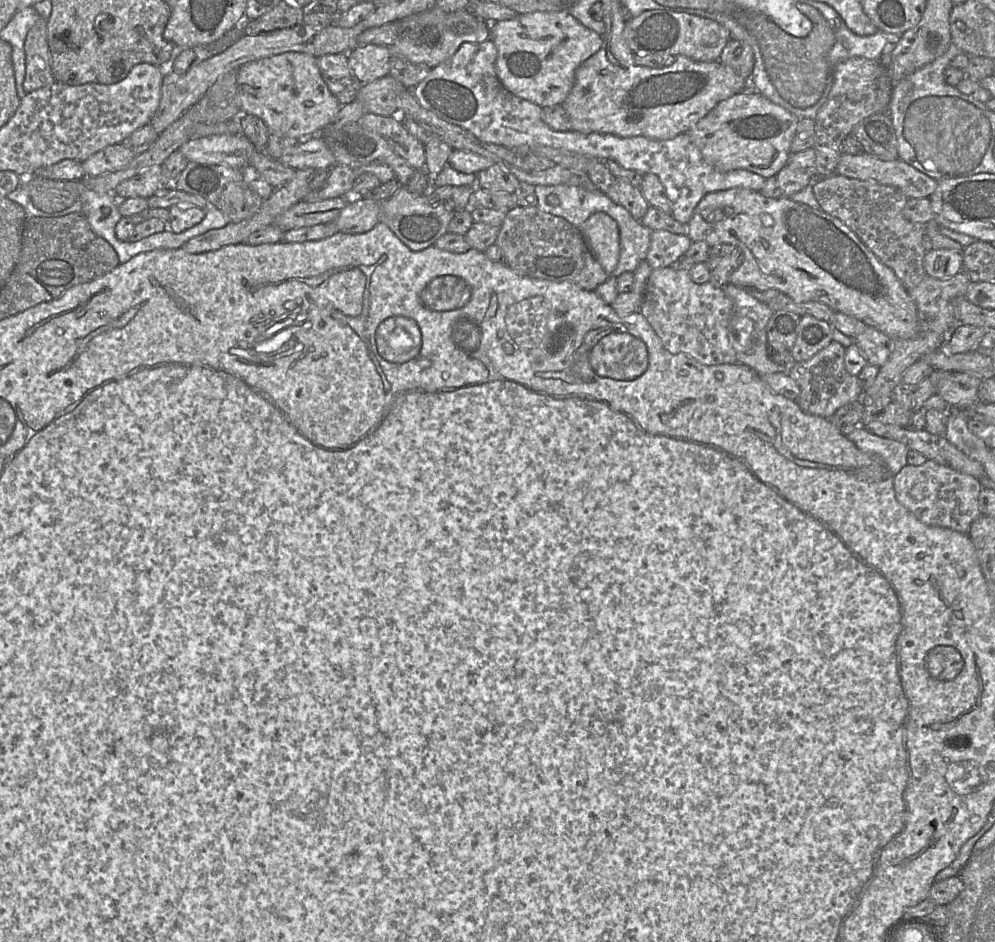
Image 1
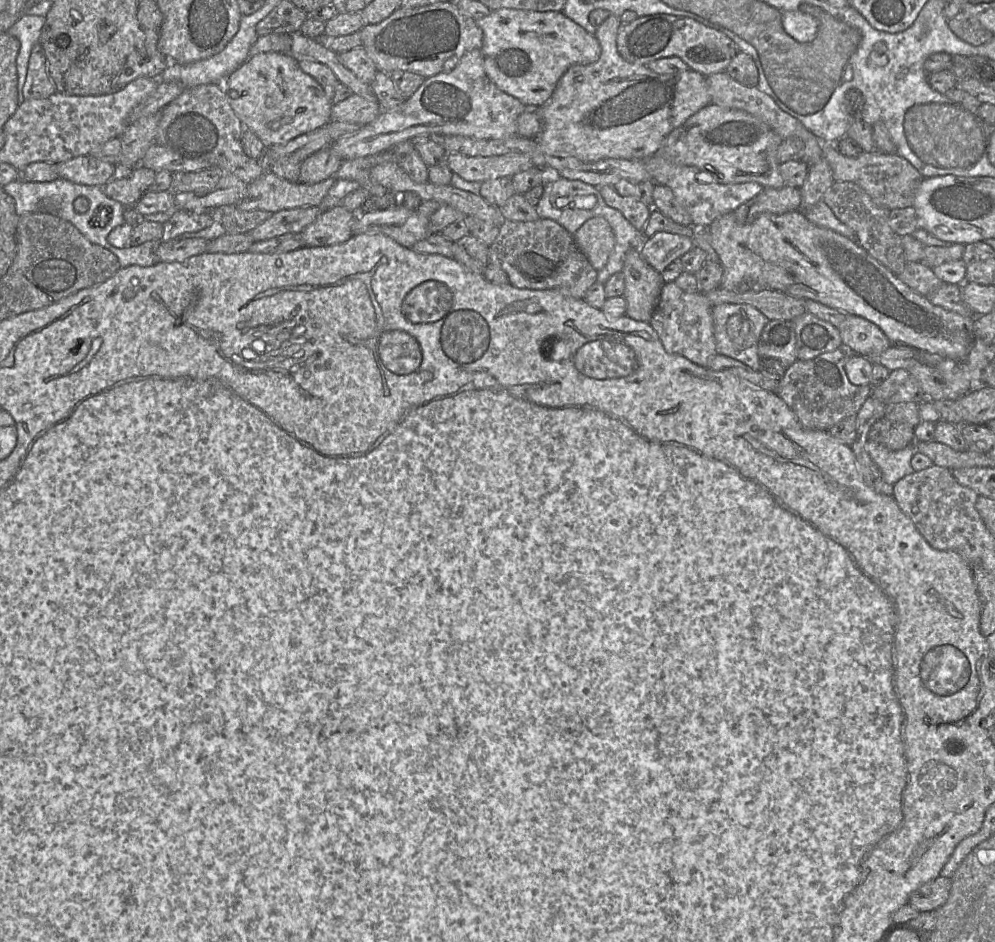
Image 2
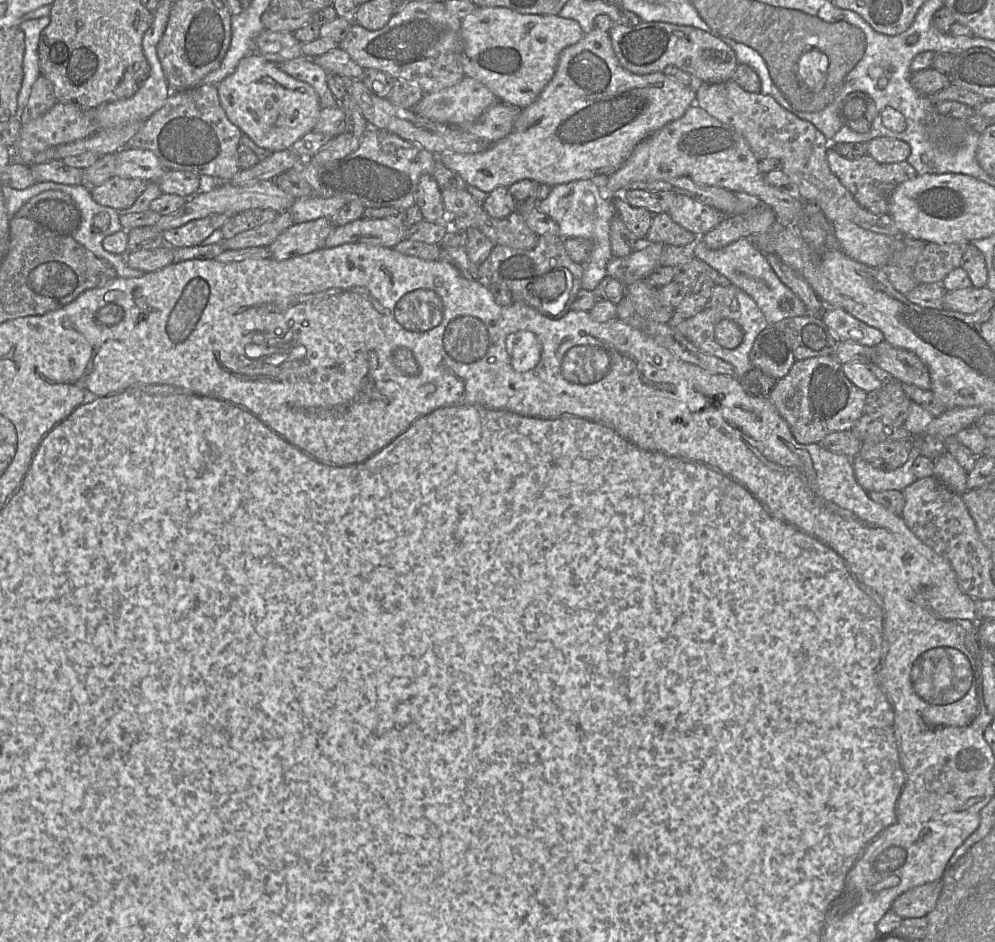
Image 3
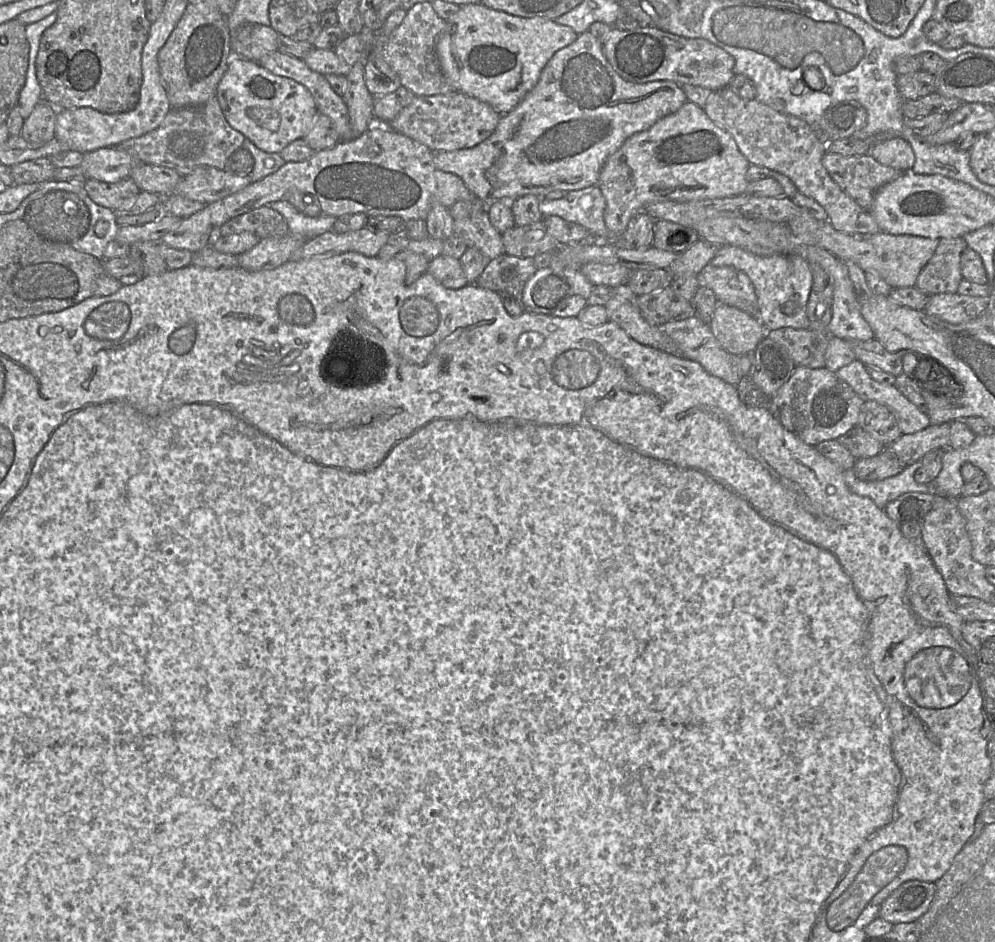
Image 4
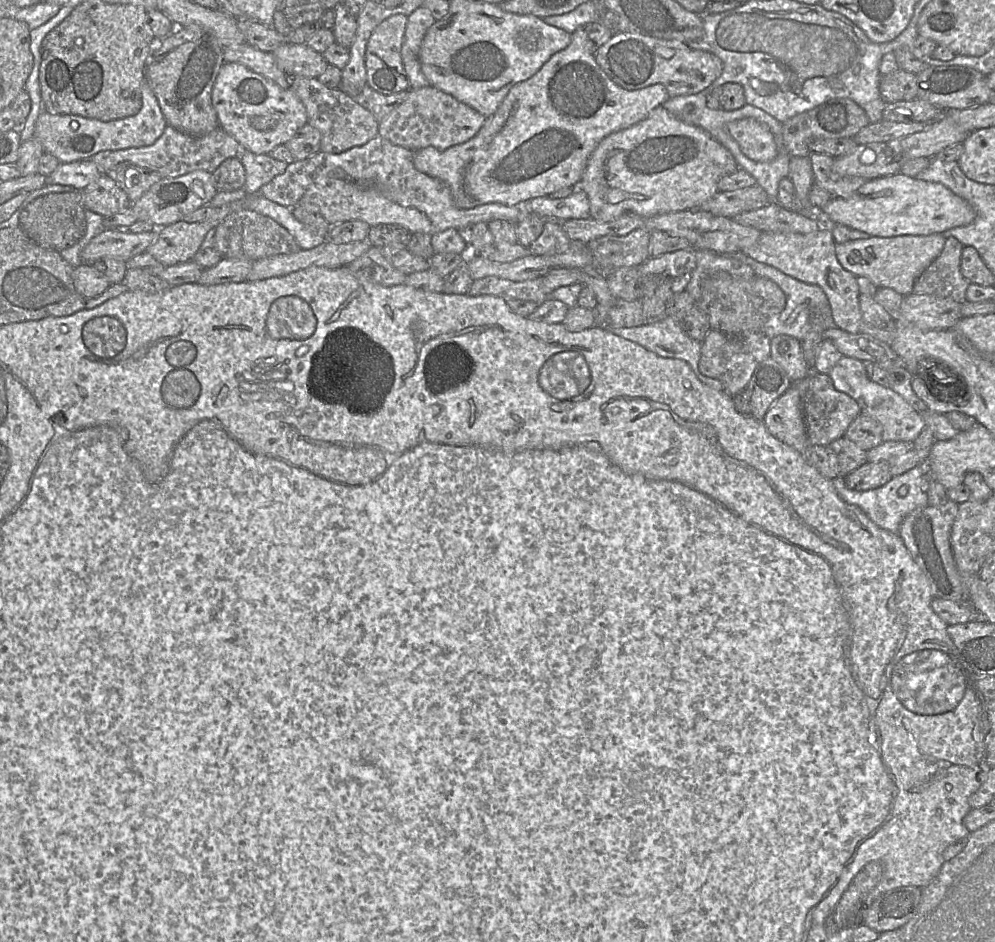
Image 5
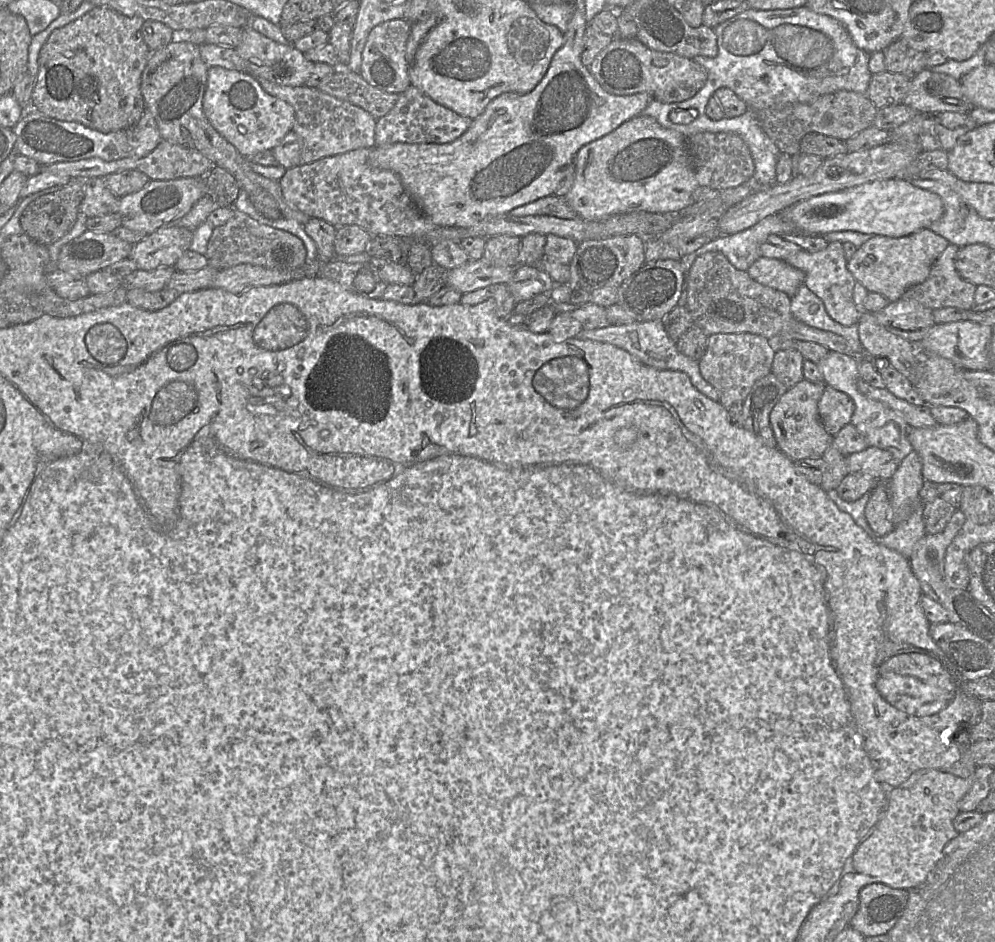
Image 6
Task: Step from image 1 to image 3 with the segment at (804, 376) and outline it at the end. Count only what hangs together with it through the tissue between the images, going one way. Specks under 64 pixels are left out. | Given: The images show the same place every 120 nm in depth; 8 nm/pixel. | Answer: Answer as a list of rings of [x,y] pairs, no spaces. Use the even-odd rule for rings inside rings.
[[[835,355],[796,360],[789,373],[776,382],[770,400],[780,416],[788,423],[797,442],[820,443],[832,432],[849,430],[864,414],[867,392],[856,387],[844,374],[842,364]]]

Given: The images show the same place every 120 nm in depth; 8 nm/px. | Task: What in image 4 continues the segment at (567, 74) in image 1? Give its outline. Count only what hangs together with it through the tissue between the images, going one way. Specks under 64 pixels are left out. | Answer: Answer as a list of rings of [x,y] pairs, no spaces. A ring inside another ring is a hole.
[[[480,4],[460,6],[458,12],[446,20],[436,43],[441,70],[455,91],[489,104],[503,115],[515,108],[537,84],[541,71],[560,49],[572,44],[578,34],[569,26],[543,17],[523,18],[494,10]]]

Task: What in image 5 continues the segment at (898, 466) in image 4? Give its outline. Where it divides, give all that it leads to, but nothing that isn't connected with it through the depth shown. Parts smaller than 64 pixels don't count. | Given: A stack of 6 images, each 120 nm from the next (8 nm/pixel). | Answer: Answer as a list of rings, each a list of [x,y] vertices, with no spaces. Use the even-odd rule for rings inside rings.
[[[886,461],[866,462],[844,477],[846,486],[856,491],[878,488],[887,483],[893,475]]]

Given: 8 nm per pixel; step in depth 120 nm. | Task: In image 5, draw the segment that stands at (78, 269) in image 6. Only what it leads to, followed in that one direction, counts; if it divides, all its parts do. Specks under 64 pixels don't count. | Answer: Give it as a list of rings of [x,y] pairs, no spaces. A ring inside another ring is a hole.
[[[105,229],[96,235],[81,253],[82,264],[93,265],[103,258],[127,261],[139,255],[156,240],[158,229],[131,233],[128,230]]]

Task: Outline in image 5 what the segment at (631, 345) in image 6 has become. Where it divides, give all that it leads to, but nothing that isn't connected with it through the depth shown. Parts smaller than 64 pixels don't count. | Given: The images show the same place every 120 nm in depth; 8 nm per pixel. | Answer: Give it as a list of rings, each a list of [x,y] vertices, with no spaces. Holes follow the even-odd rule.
[[[669,315],[661,321],[637,327],[608,329],[613,334],[630,340],[664,358],[687,362],[697,378],[712,389],[723,391],[719,380],[701,374],[699,361],[702,343],[690,338],[682,329],[681,322]]]

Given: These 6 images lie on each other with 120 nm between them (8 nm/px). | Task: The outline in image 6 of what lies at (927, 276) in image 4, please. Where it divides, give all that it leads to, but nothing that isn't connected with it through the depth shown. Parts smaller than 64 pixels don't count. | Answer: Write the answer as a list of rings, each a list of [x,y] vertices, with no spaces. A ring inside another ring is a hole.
[[[949,243],[932,265],[927,279],[908,288],[900,298],[916,300],[933,310],[945,307],[971,310],[976,305],[976,286],[963,279],[956,270],[955,262],[959,249]]]

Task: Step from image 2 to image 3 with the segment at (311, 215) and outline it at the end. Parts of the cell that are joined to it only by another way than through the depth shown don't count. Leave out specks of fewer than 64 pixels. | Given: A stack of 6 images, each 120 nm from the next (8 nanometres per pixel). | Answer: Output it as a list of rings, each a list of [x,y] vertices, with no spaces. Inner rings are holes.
[[[283,211],[271,222],[243,231],[231,239],[223,239],[225,250],[238,250],[251,247],[269,247],[286,229],[293,225],[289,211]]]

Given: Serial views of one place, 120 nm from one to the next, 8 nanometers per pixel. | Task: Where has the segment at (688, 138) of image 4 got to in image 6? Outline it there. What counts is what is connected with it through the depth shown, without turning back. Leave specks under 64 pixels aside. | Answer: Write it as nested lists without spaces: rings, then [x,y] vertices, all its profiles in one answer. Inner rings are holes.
[[[640,115],[578,151],[574,181],[564,199],[578,217],[603,220],[636,211],[680,211],[694,203],[693,193],[698,187],[687,138],[662,127],[653,117]]]

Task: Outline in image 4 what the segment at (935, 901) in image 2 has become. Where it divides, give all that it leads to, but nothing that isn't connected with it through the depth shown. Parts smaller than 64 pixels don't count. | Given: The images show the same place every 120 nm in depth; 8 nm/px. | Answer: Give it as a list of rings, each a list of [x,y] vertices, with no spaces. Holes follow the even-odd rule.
[[[905,882],[883,901],[879,917],[892,924],[914,922],[928,910],[935,892],[935,882]]]

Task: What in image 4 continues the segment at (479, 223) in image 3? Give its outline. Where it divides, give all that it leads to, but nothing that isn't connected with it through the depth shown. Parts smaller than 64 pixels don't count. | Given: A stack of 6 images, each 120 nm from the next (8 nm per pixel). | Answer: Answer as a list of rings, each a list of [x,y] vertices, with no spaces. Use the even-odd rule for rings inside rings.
[[[542,222],[527,226],[514,225],[501,234],[505,253],[520,258],[556,251],[559,243],[551,236]]]

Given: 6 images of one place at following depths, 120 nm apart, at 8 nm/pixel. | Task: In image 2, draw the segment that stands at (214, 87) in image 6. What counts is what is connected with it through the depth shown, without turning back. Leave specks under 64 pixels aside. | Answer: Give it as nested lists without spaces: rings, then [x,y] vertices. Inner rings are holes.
[[[288,53],[251,55],[223,82],[228,102],[244,128],[254,132],[266,147],[285,145],[331,121],[331,100],[320,84],[299,67]]]

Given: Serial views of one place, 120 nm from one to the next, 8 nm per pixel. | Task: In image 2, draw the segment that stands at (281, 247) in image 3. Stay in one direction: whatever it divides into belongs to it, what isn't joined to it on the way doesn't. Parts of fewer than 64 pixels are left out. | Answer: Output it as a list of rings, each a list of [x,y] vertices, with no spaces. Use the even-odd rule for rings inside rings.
[[[339,204],[322,212],[301,232],[302,247],[321,247],[343,243],[352,236],[352,224],[357,213]]]

